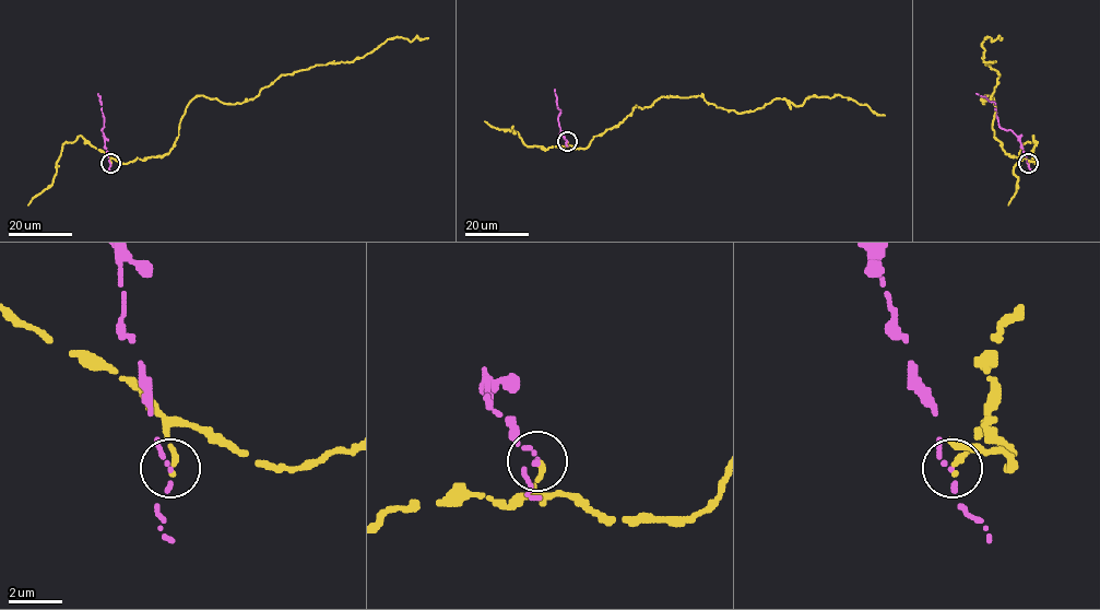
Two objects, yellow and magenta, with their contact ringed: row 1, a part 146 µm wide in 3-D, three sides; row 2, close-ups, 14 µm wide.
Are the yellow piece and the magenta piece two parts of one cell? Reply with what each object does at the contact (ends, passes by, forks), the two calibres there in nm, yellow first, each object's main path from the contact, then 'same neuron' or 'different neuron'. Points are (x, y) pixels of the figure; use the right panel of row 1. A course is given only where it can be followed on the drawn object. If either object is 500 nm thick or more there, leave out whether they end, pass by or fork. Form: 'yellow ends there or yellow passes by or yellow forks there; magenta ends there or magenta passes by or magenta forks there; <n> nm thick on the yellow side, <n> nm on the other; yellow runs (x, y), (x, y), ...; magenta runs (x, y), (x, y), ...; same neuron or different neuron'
yellow ends there; magenta ends there; 280 nm thick on the yellow side, 170 nm on the other; yellow runs (1028, 164), (1006, 154), (994, 98), (983, 103), (1001, 74), (982, 43), (1002, 38); magenta runs (1028, 164), (1018, 137), (998, 126), (995, 104), (977, 93); different neuron

